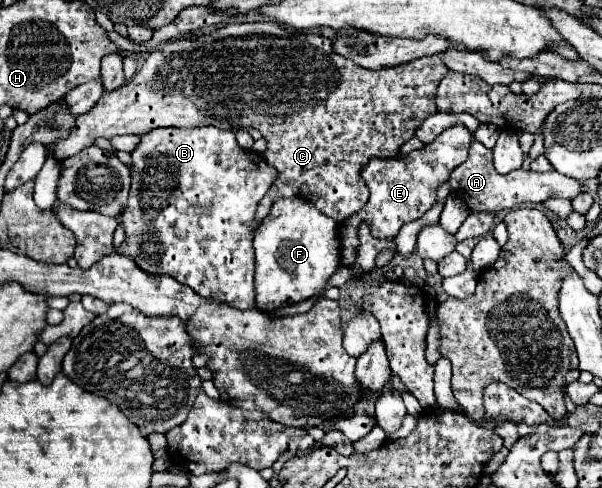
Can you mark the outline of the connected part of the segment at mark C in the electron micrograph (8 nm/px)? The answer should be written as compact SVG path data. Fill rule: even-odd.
M265 21L265 23L233 23L233 25L225 25L225 27L219 27L219 29L213 29L213 31L197 31L197 37L195 39L185 39L183 35L183 41L185 41L185 59L183 63L177 63L177 65L141 65L141 69L135 73L133 79L129 79L125 85L121 85L119 89L115 91L107 91L103 93L103 97L97 101L97 105L79 115L77 117L77 125L75 129L69 133L67 139L59 141L53 145L53 155L57 159L65 159L65 157L71 157L75 153L79 153L83 147L95 143L95 137L105 137L105 139L111 139L115 135L127 135L127 133L133 133L133 135L143 135L155 127L183 127L183 129L189 129L189 127L203 127L203 125L213 125L217 129L235 129L235 127L255 127L257 131L261 131L261 135L267 139L267 151L265 151L265 161L269 165L273 165L277 171L279 171L279 177L277 181L271 185L271 189L265 193L265 197L261 199L261 203L257 205L257 211L255 211L255 217L253 217L253 223L251 223L251 229L255 231L261 221L269 215L269 209L271 205L281 199L281 197L301 197L301 199L307 199L311 201L321 213L337 219L337 223L343 223L345 219L349 219L353 213L357 213L369 199L369 189L367 185L363 183L361 179L361 169L367 165L367 161L371 157L395 157L399 153L399 147L409 141L415 131L421 127L421 123L437 113L437 107L435 107L435 95L437 95L437 85L439 81L447 75L447 65L439 59L439 53L437 55L429 55L429 57L423 57L423 59L415 59L411 63L401 63L399 67L385 67L385 69L379 69L379 71L371 71L371 69L365 69L365 67L359 67L357 63L351 63L351 59L343 59L339 53L335 53L333 49L333 43L323 37L323 35L317 35L317 33L301 33L301 31L291 31L291 29L285 29L277 23L271 23L271 21ZM285 103L313 103L313 105L307 105L305 109L297 111L297 113L289 113L285 115Z

